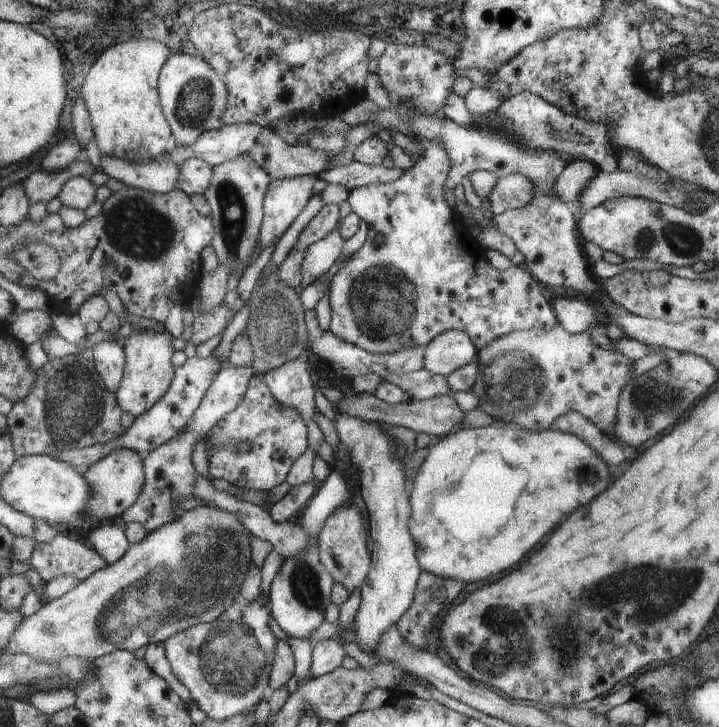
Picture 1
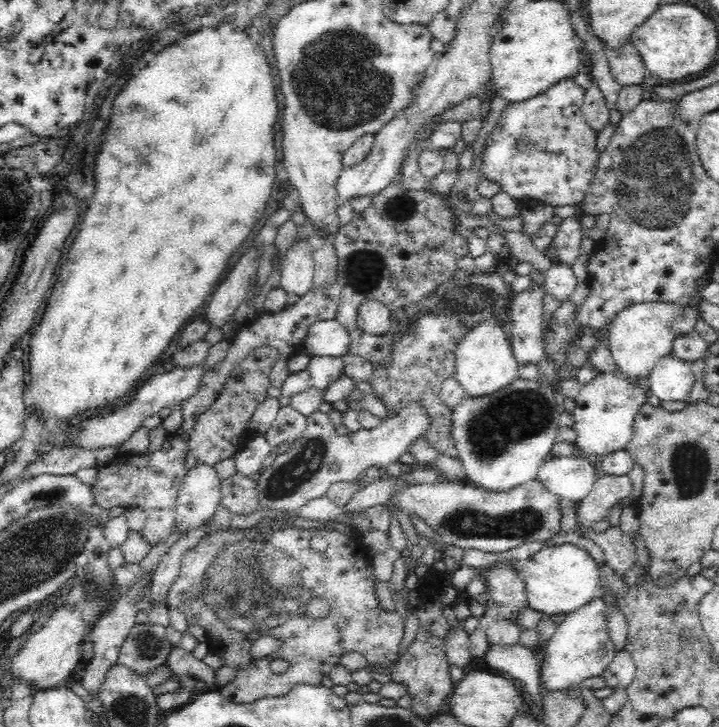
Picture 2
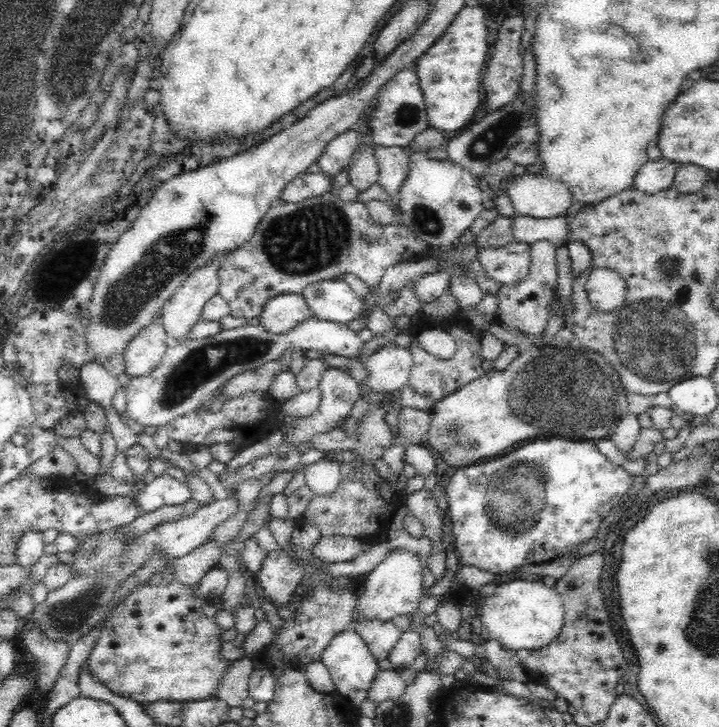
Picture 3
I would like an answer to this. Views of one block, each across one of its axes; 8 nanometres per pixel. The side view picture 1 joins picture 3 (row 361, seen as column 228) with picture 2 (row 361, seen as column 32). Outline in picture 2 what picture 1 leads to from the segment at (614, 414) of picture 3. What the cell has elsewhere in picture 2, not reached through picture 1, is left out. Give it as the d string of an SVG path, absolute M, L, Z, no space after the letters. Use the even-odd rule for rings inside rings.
M642 302L632 304L627 309L621 310L611 320L608 328L608 348L619 370L624 374L638 376L646 380L656 362L660 358L671 355L671 348L676 337L684 336L694 331L698 314L689 306L676 302Z

